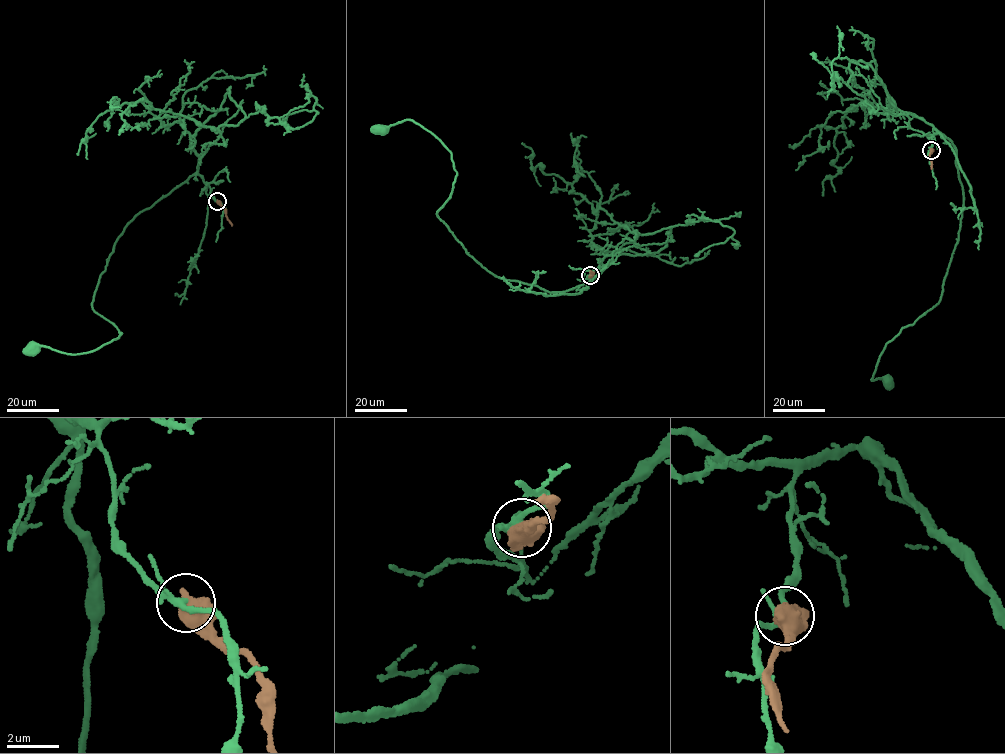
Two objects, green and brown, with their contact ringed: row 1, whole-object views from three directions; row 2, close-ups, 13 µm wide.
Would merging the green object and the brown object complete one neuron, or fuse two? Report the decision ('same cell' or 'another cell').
another cell

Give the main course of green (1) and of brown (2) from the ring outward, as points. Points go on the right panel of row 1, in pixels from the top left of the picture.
1: (931, 150), (935, 128), (956, 152), (963, 194), (960, 230), (940, 301), (881, 352), (871, 379), (888, 382)
2: (931, 149), (931, 169)

